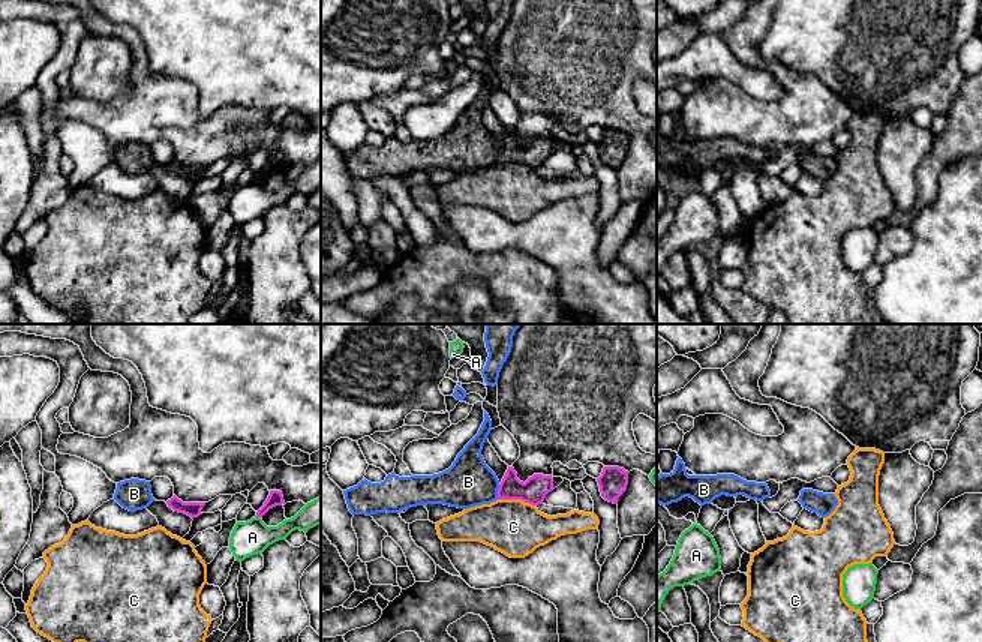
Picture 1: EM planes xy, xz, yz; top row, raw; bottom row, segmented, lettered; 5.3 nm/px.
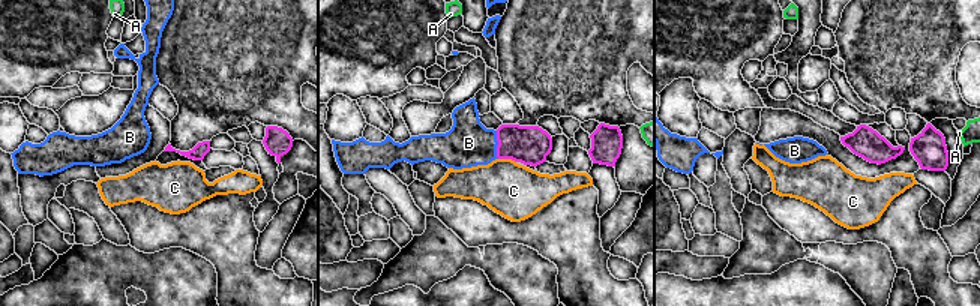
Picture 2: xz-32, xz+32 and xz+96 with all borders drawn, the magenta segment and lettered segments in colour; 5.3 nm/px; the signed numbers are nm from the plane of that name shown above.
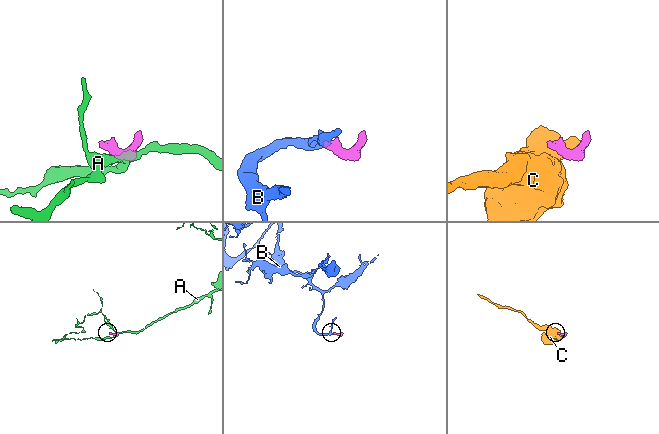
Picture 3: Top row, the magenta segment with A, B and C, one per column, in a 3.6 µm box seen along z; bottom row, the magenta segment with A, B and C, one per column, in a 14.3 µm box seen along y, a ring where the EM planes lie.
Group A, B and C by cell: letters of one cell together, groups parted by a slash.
A / B / C

